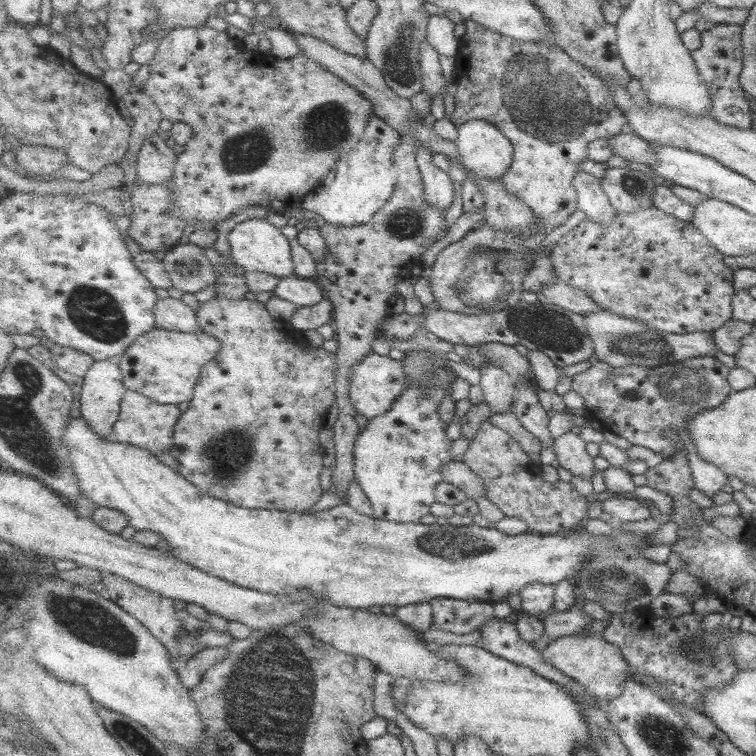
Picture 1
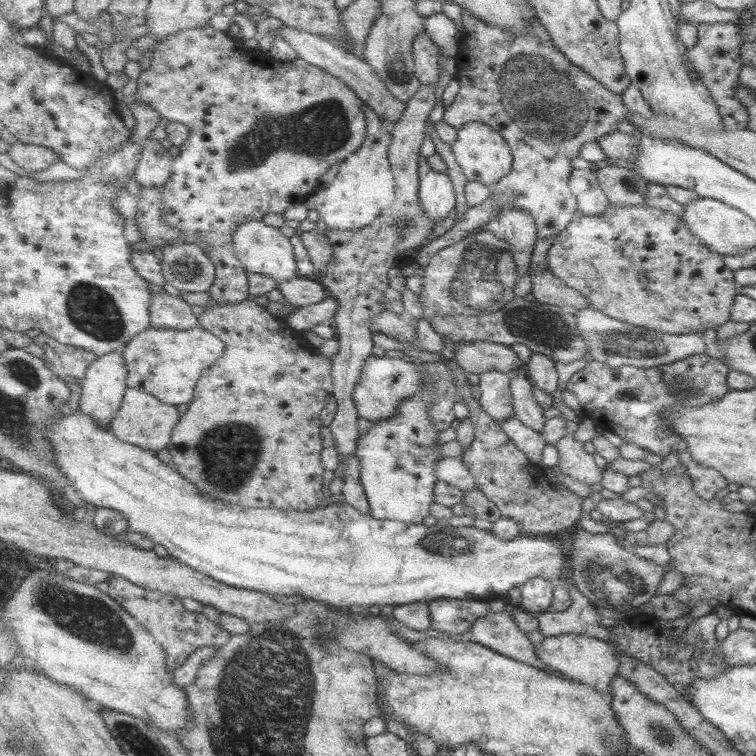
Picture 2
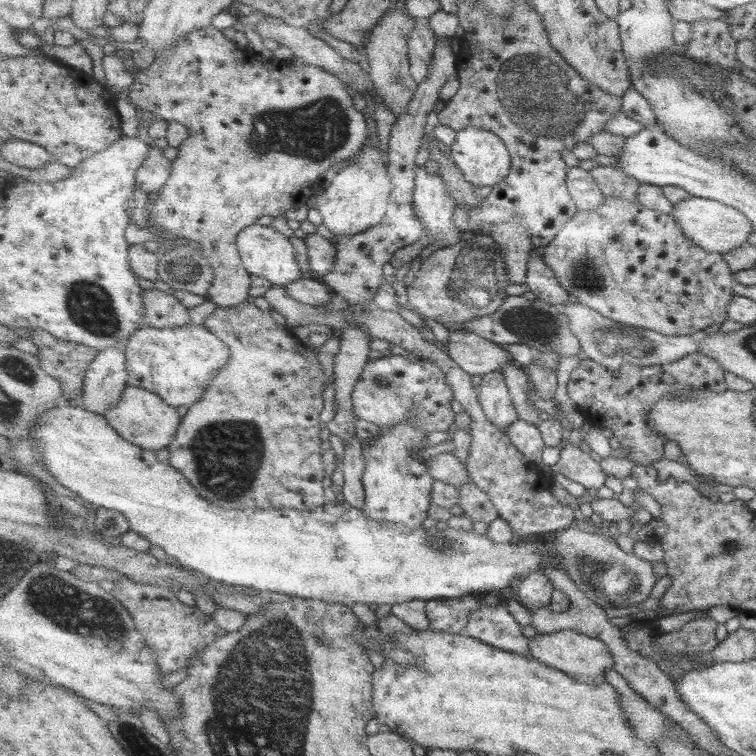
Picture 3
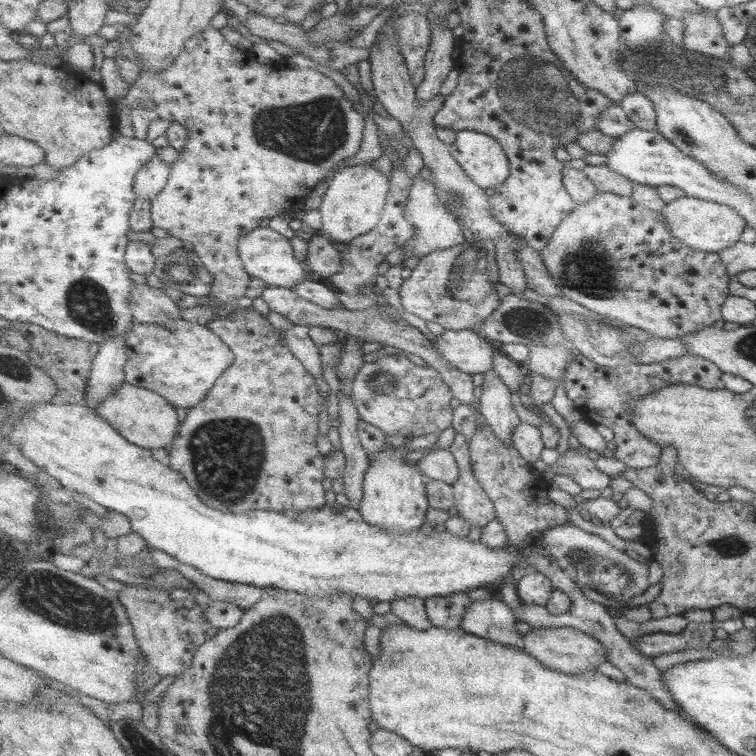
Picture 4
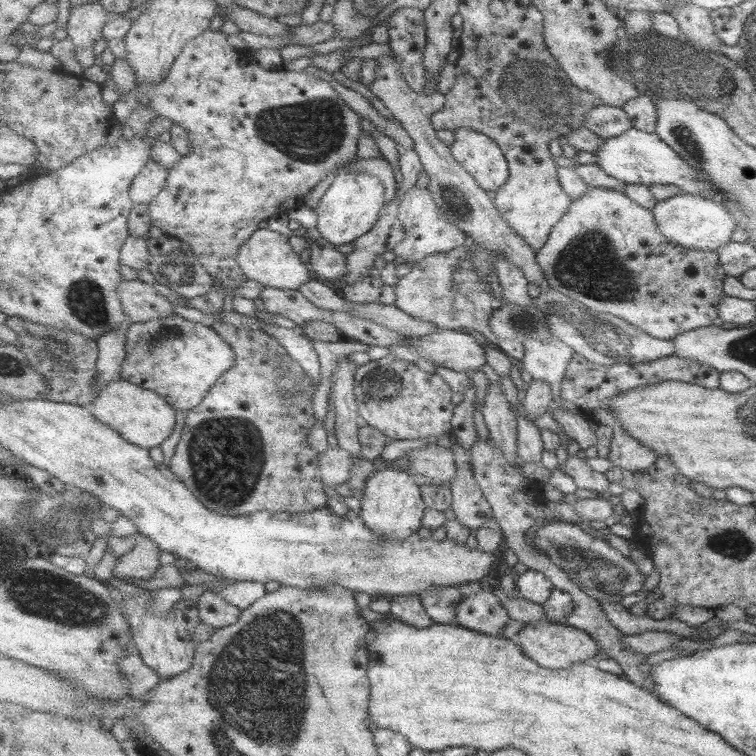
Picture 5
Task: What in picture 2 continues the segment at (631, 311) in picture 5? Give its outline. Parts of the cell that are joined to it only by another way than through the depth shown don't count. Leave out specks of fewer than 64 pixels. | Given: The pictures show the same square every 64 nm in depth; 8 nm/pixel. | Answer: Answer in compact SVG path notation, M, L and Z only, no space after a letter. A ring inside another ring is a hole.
M610 203L610 207L606 209L604 215L586 215L581 213L579 218L575 218L566 228L565 231L559 234L555 242L549 250L547 256L550 262L550 269L556 273L568 286L580 290L580 294L584 294L592 307L602 312L606 312L608 316L614 316L622 322L627 322L631 330L638 327L643 327L645 330L660 332L666 334L692 334L704 332L707 328L718 328L728 320L731 320L732 305L734 297L737 295L737 284L735 283L734 271L726 266L723 259L723 254L716 253L708 246L702 244L702 240L698 240L698 236L694 236L684 220L677 215L667 213L659 208L648 207L642 205L618 205L618 203Z

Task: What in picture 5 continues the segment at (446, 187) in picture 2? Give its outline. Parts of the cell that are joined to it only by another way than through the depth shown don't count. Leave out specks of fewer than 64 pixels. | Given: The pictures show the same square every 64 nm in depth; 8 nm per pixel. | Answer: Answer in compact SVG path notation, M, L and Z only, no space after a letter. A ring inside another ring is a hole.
M428 187L424 189L413 188L404 194L400 218L408 233L406 233L406 239L396 246L393 252L405 260L417 262L434 254L446 254L446 252L458 250L468 240L466 232L446 218L446 214L438 206L438 202L434 200L434 194L430 192Z

